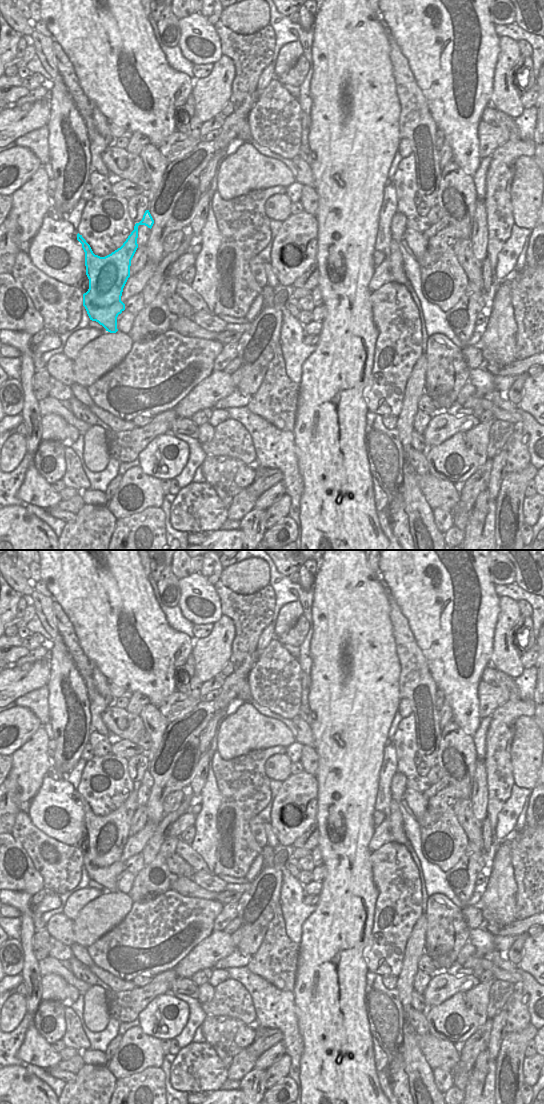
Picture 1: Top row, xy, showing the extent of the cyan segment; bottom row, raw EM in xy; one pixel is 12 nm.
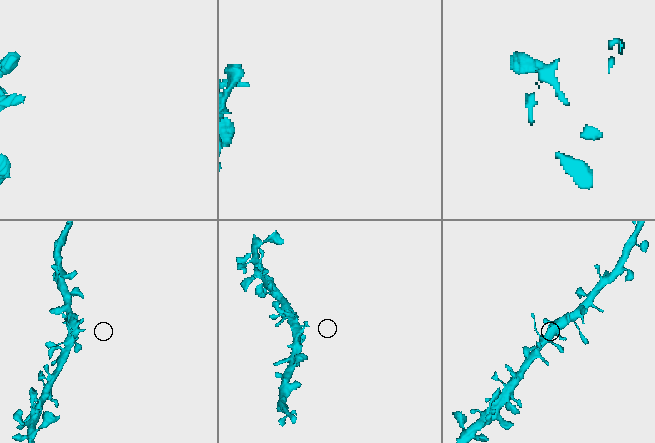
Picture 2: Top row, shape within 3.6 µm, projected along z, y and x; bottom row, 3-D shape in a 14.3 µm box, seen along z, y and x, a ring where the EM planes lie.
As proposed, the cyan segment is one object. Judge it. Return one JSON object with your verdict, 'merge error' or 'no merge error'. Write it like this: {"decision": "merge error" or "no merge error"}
{"decision": "no merge error"}

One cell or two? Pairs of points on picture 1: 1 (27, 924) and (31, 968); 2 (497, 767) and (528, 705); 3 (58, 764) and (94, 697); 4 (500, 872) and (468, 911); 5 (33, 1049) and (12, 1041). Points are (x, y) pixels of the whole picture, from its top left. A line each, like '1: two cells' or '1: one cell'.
1: one cell
2: one cell
3: two cells
4: two cells
5: two cells

